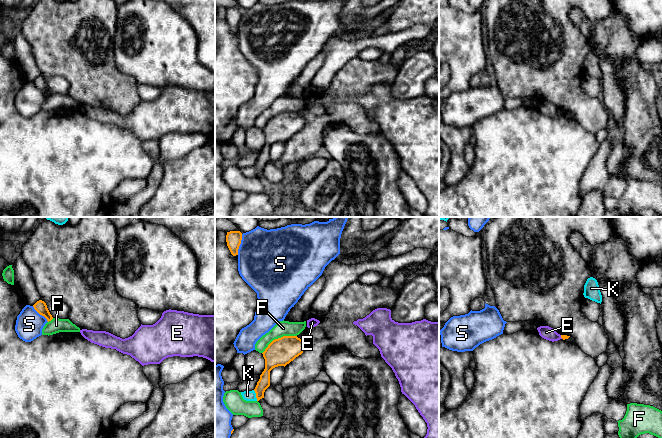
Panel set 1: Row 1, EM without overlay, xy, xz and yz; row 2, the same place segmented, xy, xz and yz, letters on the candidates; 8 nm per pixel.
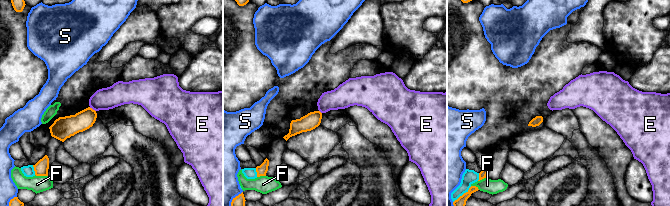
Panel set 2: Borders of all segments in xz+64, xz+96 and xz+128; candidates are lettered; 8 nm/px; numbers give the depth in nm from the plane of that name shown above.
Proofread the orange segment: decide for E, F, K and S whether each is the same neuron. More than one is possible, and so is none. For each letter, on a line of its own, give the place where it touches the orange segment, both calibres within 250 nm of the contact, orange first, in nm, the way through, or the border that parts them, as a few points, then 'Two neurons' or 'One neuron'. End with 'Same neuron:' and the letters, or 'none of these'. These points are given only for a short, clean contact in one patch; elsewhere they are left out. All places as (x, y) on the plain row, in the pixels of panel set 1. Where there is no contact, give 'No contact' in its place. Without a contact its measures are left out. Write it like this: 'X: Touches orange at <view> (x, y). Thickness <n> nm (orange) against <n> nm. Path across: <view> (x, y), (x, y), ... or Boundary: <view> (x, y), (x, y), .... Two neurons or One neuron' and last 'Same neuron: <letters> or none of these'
E: Touches orange at yz (561, 113). Thickness 40 nm (orange) against 110 nm. Boundary: yz (560, 111), (562, 114). Two neurons
F: Touches orange at xz (278, 114). Thickness 220 nm (orange) against 130 nm. Two neurons
K: Touches orange at xz (256, 171). Thickness 100 nm (orange) against 80 nm. Two neurons
S: Touches orange at xz (240, 19). Thickness 130 nm (orange) against 460 nm. Two neurons
Same neuron: none of these

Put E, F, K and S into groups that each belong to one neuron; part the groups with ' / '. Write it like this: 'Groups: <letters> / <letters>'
Groups: E / F / K / S

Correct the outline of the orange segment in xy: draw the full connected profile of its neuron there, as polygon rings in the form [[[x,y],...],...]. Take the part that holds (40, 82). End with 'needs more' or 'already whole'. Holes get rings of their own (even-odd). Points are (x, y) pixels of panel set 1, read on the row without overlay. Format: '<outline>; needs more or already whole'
[[[39,76],[33,81],[34,85],[42,92],[44,92],[47,97],[51,97],[53,95],[52,91],[50,90],[47,81],[44,77]]]; already whole

